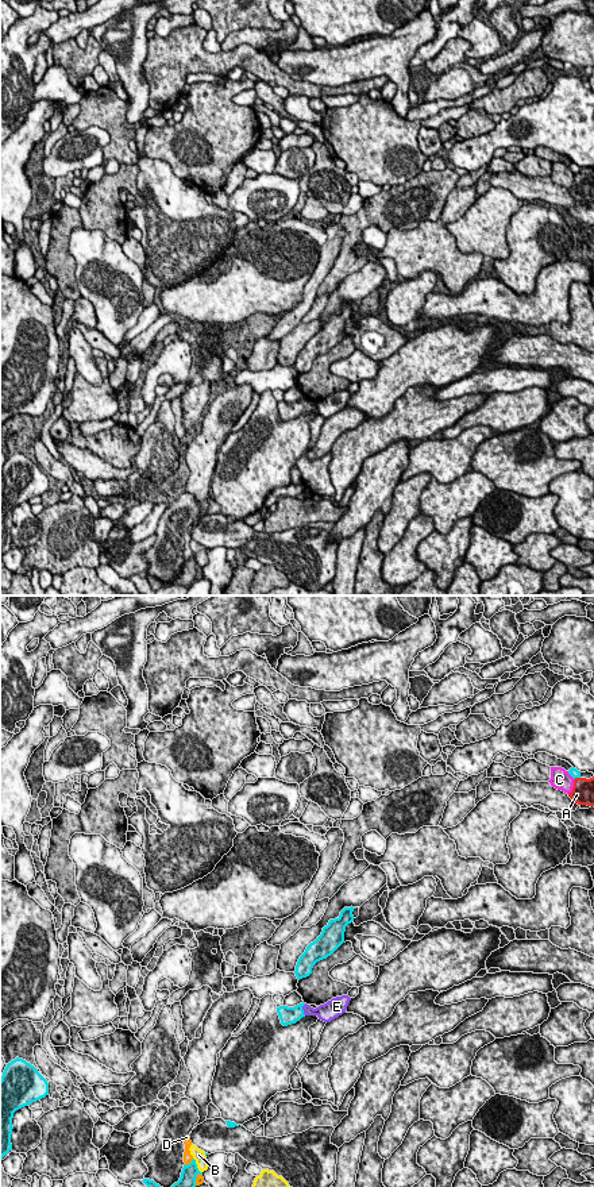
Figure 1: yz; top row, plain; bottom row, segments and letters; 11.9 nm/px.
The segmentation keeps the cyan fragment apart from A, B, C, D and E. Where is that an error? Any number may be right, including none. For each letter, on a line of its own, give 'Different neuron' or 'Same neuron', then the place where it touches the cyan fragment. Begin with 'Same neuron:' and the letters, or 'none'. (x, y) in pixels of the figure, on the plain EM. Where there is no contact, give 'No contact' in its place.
Same neuron: E
A: Different neuron. Touches cyan at yz (577, 172)
B: Different neuron. Touches cyan at yz (196, 561)
C: Different neuron. Touches cyan at yz (571, 170)
D: Different neuron. Touches cyan at yz (188, 559)
E: Same neuron. Touches cyan at yz (301, 404)

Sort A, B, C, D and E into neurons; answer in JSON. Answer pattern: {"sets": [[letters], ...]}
{"sets": [["A"], ["B"], ["C"], ["D"], ["E"]]}

